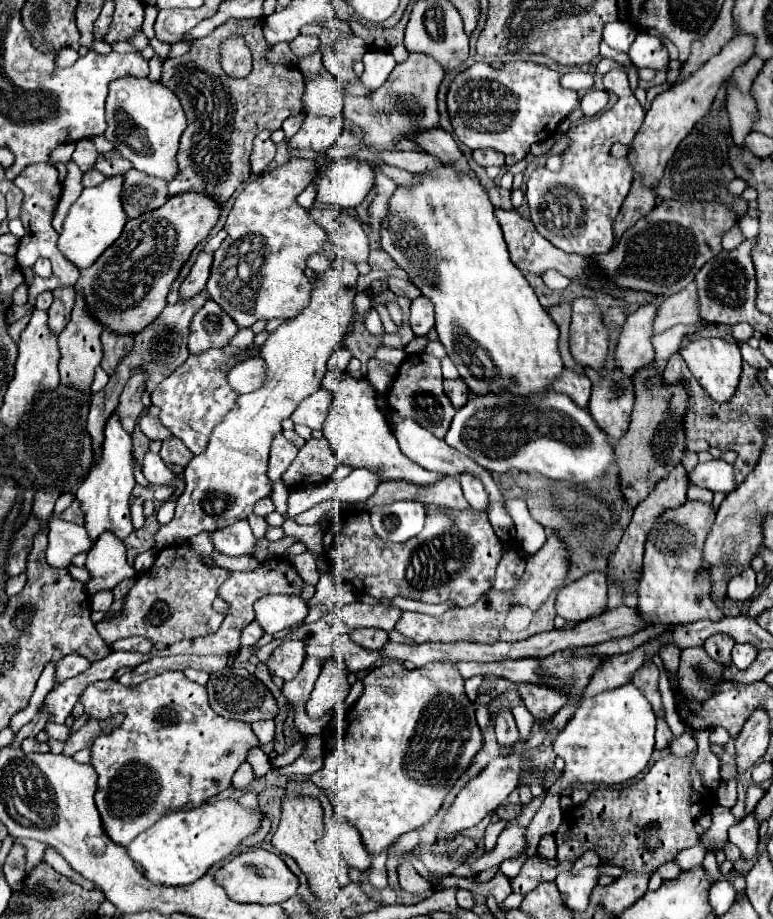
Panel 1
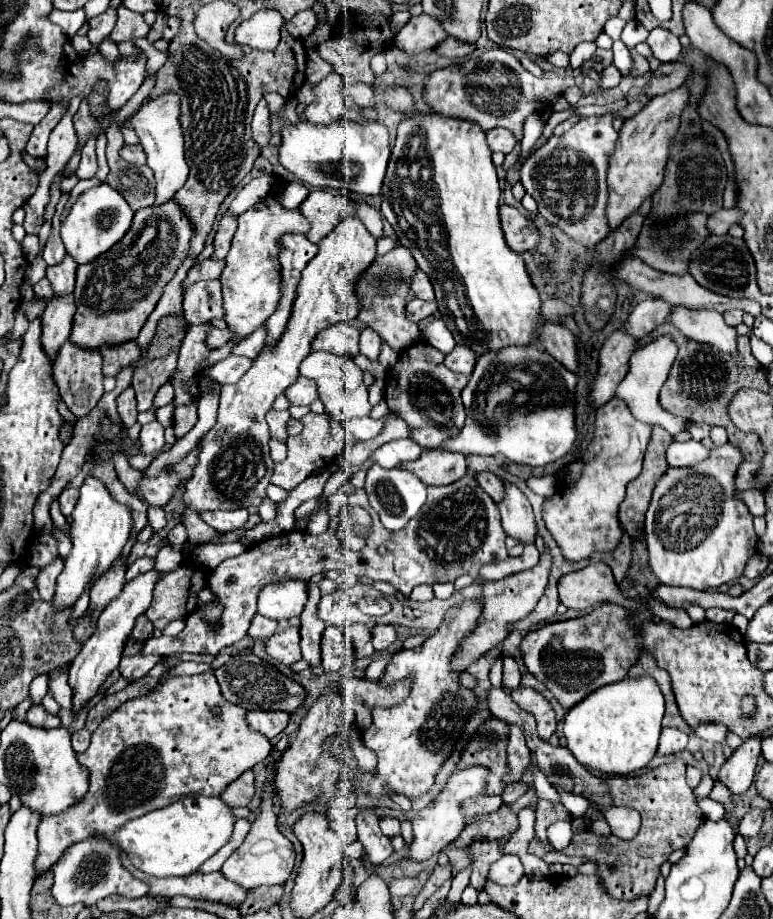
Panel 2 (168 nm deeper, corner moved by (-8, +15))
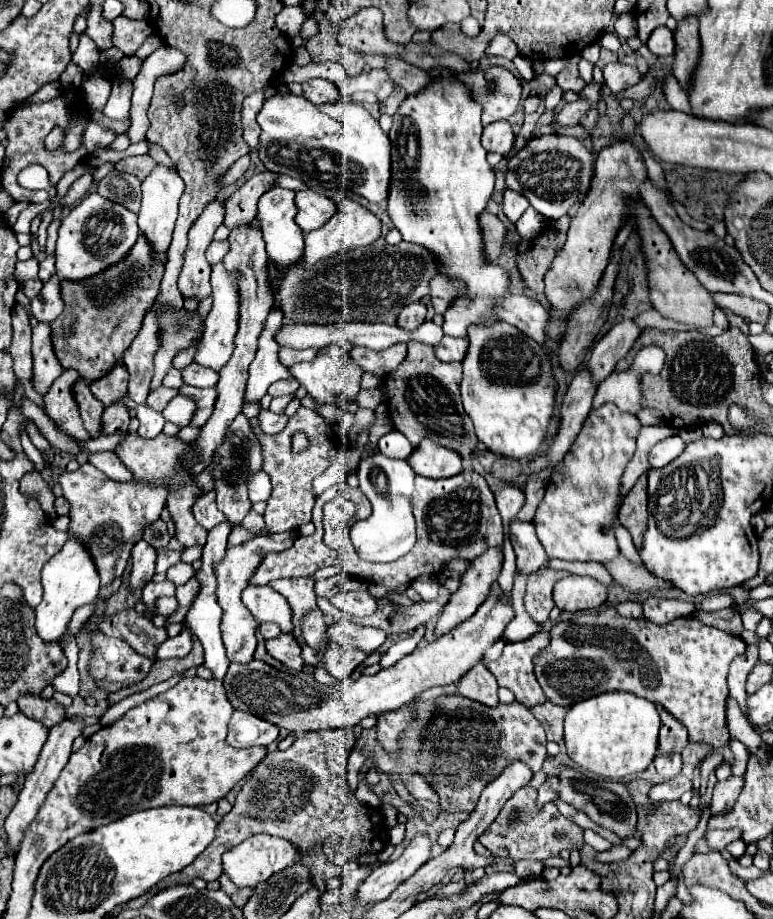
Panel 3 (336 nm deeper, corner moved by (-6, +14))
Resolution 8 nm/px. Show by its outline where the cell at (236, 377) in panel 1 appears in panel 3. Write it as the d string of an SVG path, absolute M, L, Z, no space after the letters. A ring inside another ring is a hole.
M188 364L180 372L182 372L182 382L190 384L190 386L208 388L208 386L218 384L218 372L214 372L210 368L204 368L204 366L198 366L198 364Z

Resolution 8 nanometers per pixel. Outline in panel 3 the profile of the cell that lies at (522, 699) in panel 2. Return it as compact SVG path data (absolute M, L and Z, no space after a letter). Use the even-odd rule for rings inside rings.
M440 696L438 712L424 730L416 772L426 778L446 812L472 812L480 792L514 762L524 761L536 773L546 760L546 736L534 714L518 702L488 708L464 696Z

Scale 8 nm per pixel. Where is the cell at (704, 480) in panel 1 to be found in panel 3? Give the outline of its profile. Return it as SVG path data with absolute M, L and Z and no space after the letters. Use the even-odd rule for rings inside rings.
M670 436L670 438L658 442L648 452L648 462L652 468L662 468L668 462L672 462L674 458L678 458L678 454L682 454L684 448L686 448L686 442L680 436Z

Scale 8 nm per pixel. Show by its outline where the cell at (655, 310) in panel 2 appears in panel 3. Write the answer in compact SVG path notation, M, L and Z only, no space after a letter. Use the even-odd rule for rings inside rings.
M624 320L620 324L614 324L610 332L600 338L586 362L594 386L598 386L604 378L608 378L610 372L614 372L616 362L628 354L638 336L640 330L634 324L634 320Z

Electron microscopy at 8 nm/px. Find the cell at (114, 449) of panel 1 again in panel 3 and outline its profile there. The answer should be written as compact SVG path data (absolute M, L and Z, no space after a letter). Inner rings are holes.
M70 536L62 552L50 558L50 562L46 562L42 568L42 588L42 602L36 606L36 632L44 642L58 642L66 632L74 610L82 604L92 602L100 588L100 578L90 554L74 536Z

